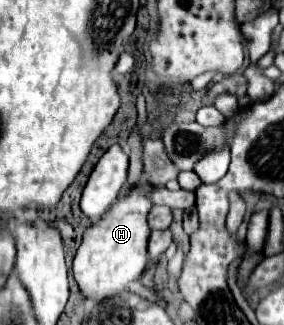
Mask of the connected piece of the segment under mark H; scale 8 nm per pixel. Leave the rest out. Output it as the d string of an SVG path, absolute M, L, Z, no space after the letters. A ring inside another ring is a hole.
M137 186L123 200L117 200L111 210L83 234L83 242L73 260L73 276L85 298L93 302L109 300L117 294L129 290L129 284L137 282L147 268L147 236L151 234L147 226L147 214L151 202L147 192L153 188Z

